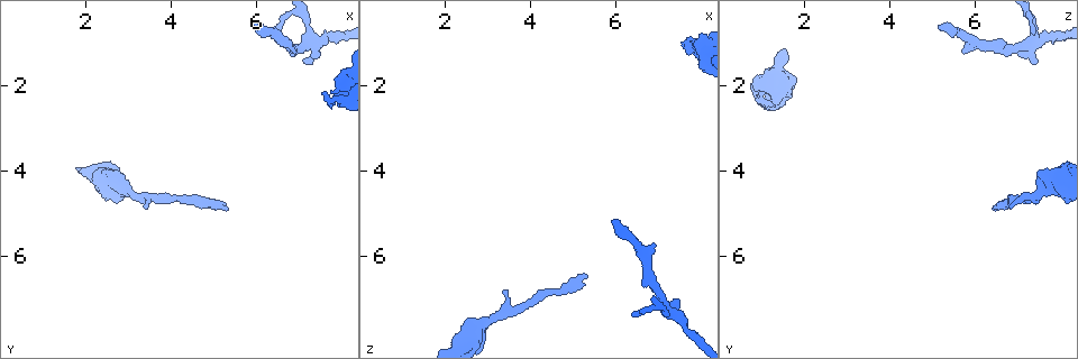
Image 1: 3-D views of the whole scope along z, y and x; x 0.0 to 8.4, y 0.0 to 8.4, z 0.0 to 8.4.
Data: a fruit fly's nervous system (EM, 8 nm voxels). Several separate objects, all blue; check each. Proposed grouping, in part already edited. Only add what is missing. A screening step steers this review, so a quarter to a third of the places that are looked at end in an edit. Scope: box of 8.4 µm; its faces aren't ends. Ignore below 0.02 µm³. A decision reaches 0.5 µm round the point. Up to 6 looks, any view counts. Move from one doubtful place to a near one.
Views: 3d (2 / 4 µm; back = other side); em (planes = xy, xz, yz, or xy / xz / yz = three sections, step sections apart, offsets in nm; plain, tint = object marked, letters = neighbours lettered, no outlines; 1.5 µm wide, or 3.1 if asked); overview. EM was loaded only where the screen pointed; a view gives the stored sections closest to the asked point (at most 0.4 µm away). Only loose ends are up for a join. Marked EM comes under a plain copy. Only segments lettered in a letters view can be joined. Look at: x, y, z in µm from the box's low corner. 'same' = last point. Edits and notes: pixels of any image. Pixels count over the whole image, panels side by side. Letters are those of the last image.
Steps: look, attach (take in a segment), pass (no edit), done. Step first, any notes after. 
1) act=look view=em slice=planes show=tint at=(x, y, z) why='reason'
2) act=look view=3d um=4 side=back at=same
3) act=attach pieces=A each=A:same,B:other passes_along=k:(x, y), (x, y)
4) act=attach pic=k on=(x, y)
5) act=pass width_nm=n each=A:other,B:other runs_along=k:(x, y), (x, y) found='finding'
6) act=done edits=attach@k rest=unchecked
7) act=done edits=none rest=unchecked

act=look view=em slice=xy step=8 show=tint at=(7.60, 2.35, 1.15) why='an open end'

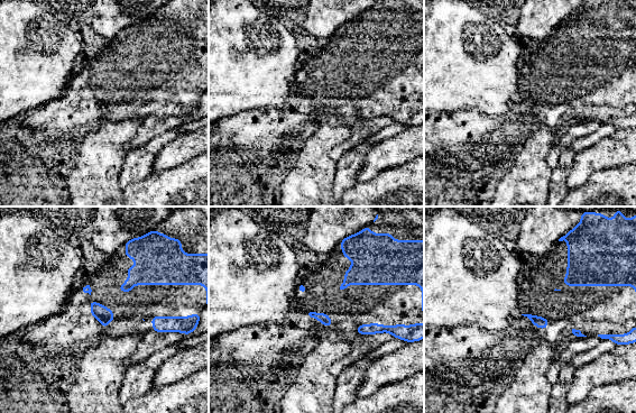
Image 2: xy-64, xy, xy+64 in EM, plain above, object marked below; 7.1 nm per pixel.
act=look view=em slice=planes show=letters at=same why='cut it another way'

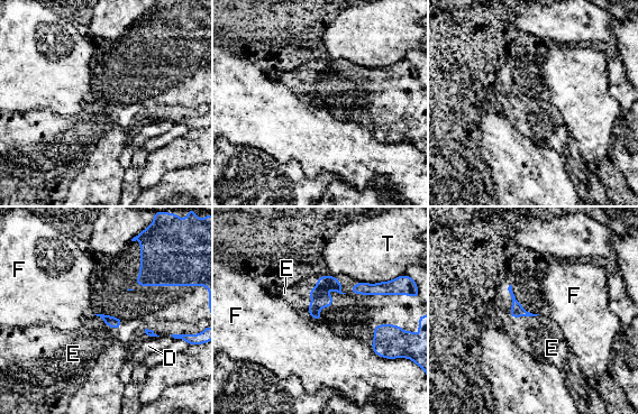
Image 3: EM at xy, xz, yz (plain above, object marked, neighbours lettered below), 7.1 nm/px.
act=attach pieces=E longest_contact=E:200nm each=D:other,E:same,F:other,T:other found='the cell continues'

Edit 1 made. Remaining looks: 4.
act=look view=overview

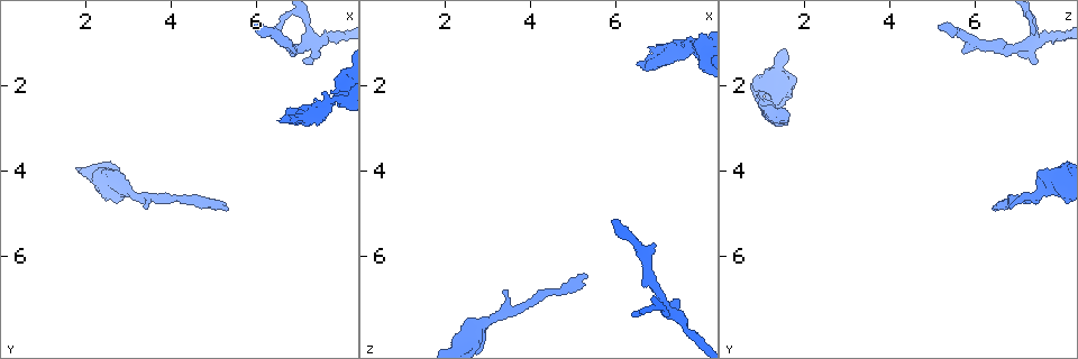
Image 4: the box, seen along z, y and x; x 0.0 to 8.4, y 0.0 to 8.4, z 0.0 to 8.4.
act=look view=3d um=4 at=(5.95, 0.55, 5.15) why='end of a long branch'

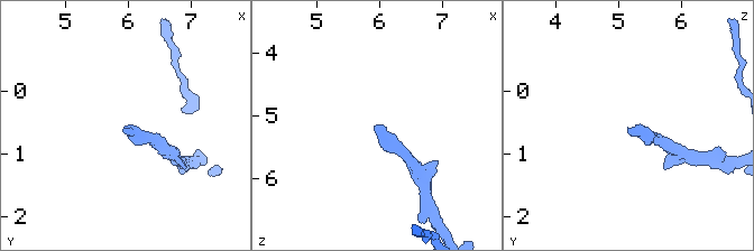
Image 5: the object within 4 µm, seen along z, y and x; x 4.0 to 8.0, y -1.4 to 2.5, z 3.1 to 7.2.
act=look view=em slice=planes show=letters at=(5.90, 0.60, 5.20) why='now the EM'

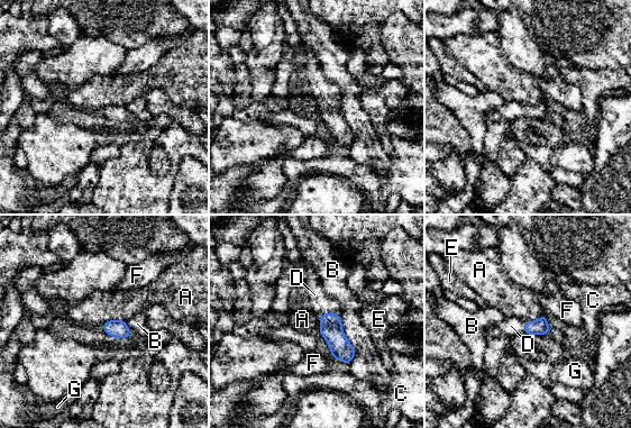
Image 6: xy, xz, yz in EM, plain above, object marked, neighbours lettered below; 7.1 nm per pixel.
act=attach pieces=D longest_contact=B:360nm each=A:other,B:other,C:other,D:same,E:other,F:other,G:other found='it goes on there'

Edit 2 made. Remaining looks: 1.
act=done edits=attach@3,attach@6 rest=unchecked

